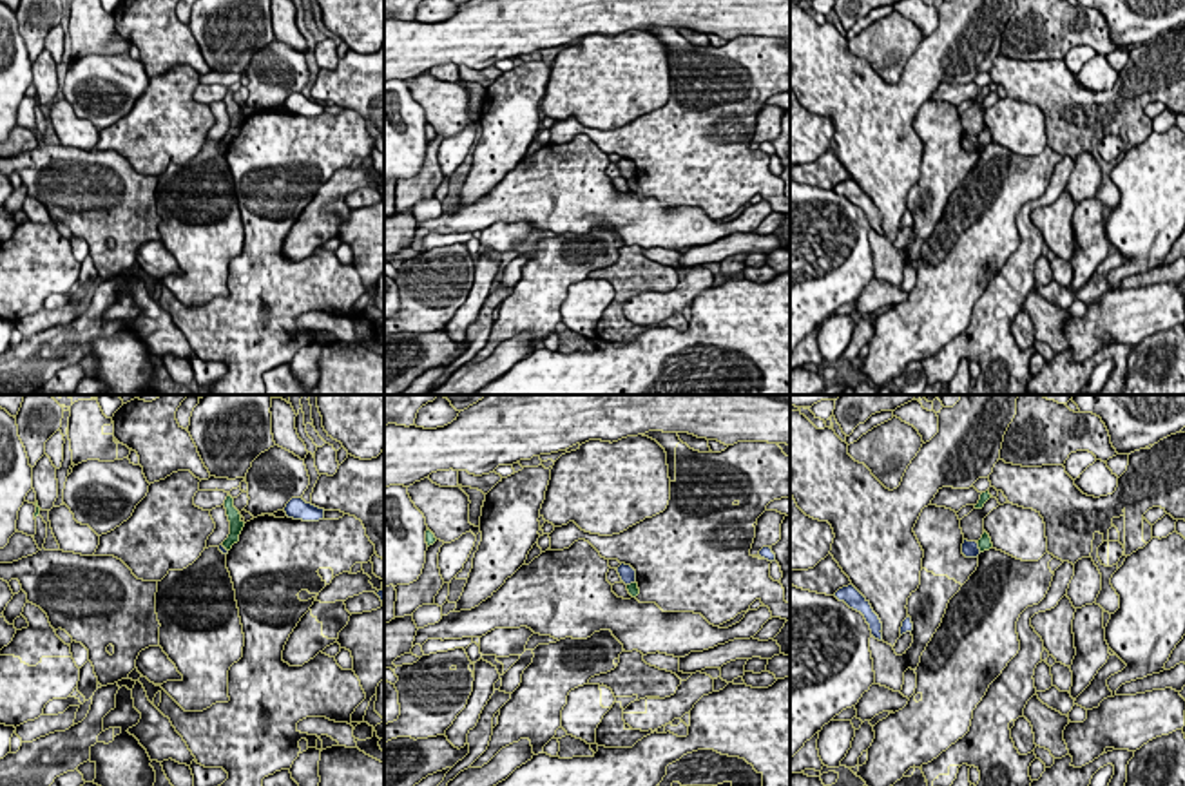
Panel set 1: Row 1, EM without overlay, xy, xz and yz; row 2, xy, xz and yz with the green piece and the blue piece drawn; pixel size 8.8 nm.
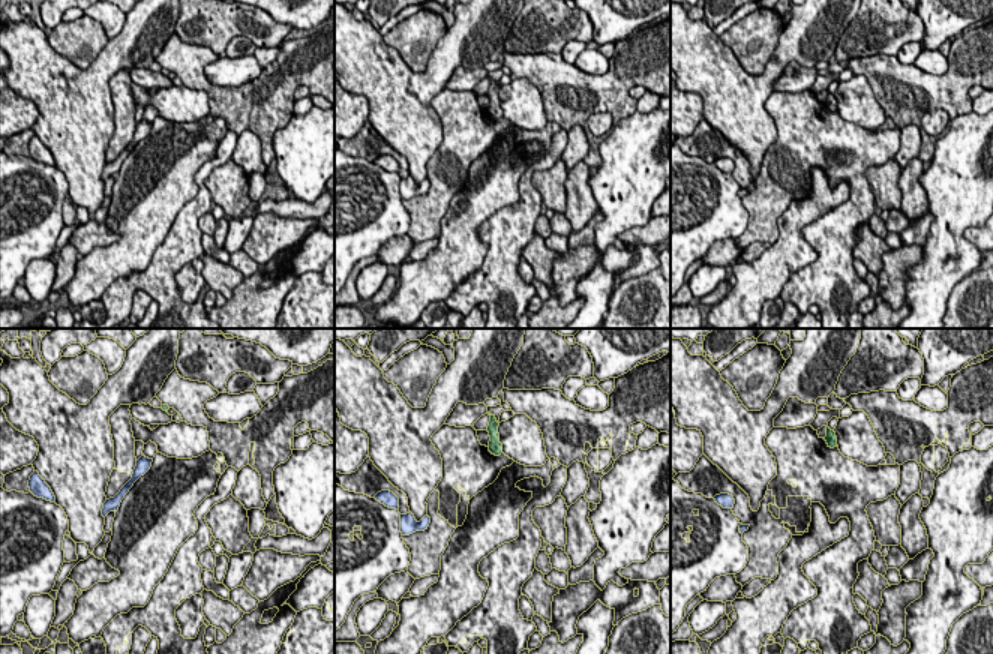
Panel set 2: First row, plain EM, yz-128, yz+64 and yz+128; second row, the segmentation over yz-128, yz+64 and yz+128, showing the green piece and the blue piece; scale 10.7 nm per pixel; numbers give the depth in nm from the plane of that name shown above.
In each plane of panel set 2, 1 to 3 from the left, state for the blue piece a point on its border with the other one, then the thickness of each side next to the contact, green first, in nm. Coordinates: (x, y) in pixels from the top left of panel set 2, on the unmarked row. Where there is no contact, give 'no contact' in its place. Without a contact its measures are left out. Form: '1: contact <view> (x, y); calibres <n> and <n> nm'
1: no contact
2: no contact
3: no contact

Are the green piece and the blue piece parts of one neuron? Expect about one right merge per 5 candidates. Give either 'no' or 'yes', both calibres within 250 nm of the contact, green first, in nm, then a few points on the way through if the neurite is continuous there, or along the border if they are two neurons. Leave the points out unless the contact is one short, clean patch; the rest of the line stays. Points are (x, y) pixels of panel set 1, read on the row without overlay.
no | 130/160 nm | along yz (975, 136), (981, 145)

